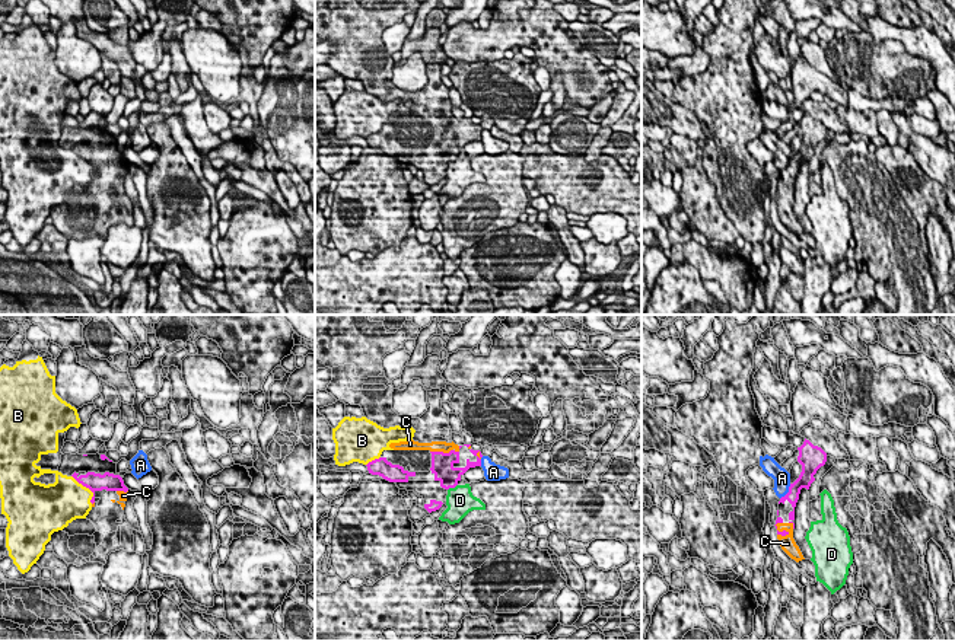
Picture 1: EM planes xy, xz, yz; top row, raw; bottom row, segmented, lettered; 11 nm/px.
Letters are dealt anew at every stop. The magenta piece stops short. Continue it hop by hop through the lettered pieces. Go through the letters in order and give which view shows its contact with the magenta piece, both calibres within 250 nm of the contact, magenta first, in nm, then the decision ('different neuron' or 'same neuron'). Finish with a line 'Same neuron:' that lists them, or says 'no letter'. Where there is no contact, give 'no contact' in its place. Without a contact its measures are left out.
A: meets magenta in yz; 160 nm thick on the magenta side, 190 nm on the other; different neuron
B: meets magenta in xy; 190 nm thick on the magenta side, 420 nm on the other; different neuron
C: meets magenta in xz; 260 nm thick on the magenta side, 130 nm on the other; same neuron
D: meets magenta in xz; 240 nm thick on the magenta side, 320 nm on the other; different neuron
Same neuron: C

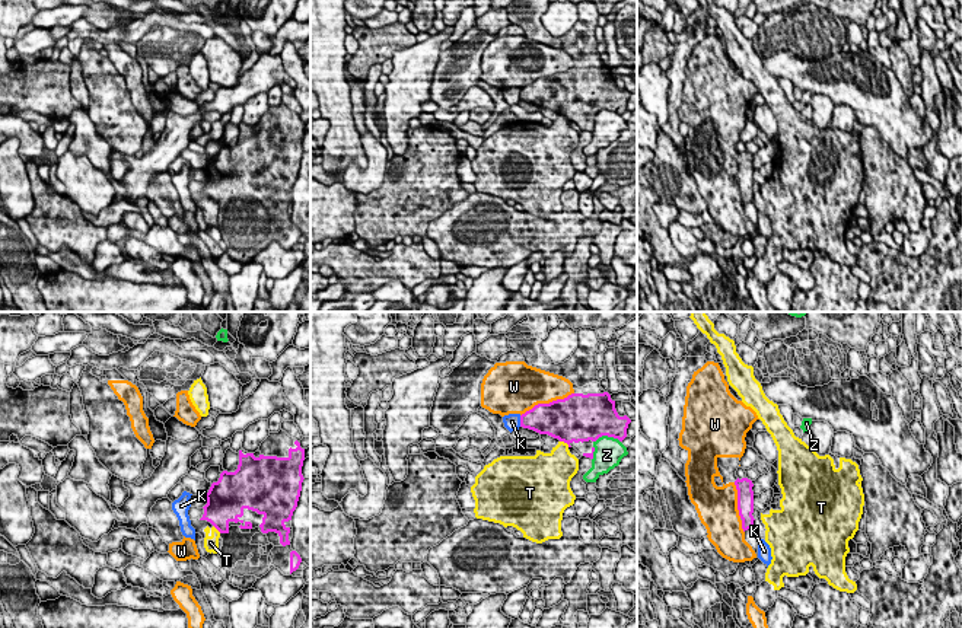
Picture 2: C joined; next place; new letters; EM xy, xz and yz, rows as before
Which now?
K: meets magenta in xz; 320 nm thick on the magenta side, 190 nm on the other; different neuron
T: meets magenta in xz; 480 nm thick on the magenta side, 340 nm on the other; different neuron
W: meets magenta in xz; 440 nm thick on the magenta side, 400 nm on the other; different neuron
Z: meets magenta in xz; 480 nm thick on the magenta side, 320 nm on the other; different neuron
Same neuron: no letter

